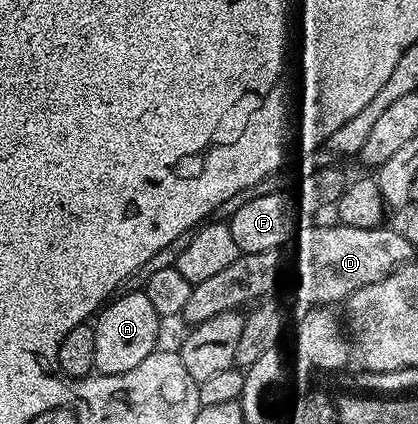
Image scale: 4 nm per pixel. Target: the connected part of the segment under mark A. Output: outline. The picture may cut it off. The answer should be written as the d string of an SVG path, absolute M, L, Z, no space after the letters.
M142 291L123 293L113 296L99 310L94 321L94 363L96 364L95 372L97 374L131 371L138 363L142 362L142 359L146 359L148 355L158 349L156 340L160 337L160 325L162 325L162 318L158 315L158 311L154 311L154 306L150 304L150 299L146 299L146 295Z

